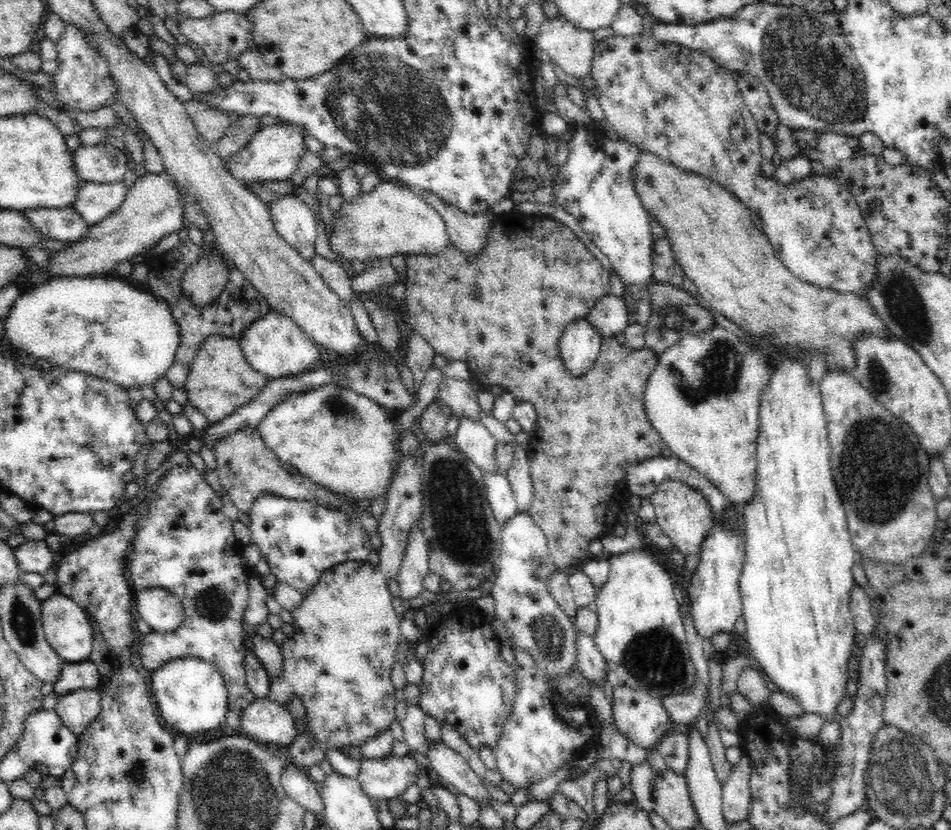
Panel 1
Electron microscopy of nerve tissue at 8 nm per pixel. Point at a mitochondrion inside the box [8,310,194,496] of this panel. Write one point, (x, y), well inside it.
(92, 439)

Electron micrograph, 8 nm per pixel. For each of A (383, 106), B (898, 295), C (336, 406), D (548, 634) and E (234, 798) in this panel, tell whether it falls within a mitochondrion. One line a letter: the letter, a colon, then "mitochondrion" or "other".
A: mitochondrion
B: mitochondrion
C: mitochondrion
D: mitochondrion
E: mitochondrion

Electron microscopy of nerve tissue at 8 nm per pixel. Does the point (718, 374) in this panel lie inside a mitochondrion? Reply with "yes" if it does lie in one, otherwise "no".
yes

